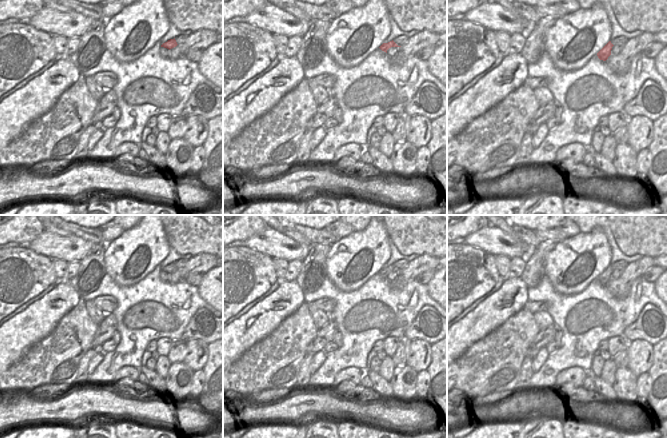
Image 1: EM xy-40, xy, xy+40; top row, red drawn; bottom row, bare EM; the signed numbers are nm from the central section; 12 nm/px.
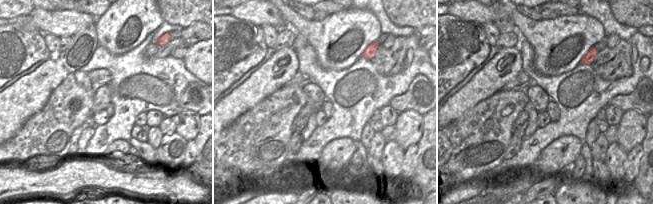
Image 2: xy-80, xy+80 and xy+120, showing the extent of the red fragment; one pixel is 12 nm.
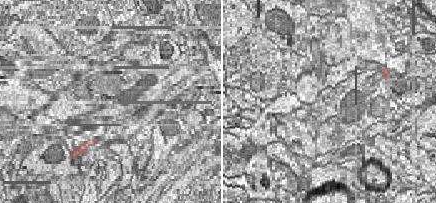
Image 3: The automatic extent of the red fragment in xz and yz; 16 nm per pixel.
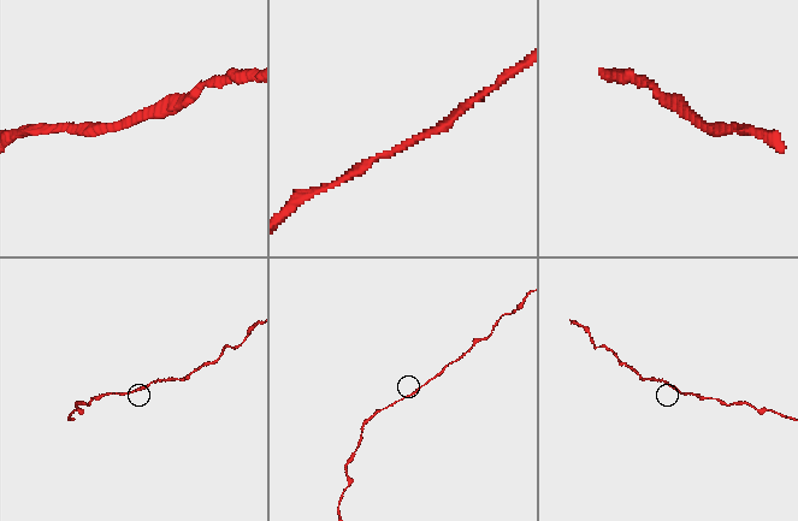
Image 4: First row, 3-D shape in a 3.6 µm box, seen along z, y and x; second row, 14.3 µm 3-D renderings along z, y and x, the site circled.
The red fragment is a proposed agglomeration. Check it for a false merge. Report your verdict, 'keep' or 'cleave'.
keep

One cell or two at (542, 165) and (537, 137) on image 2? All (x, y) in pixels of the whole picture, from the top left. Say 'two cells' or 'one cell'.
two cells

